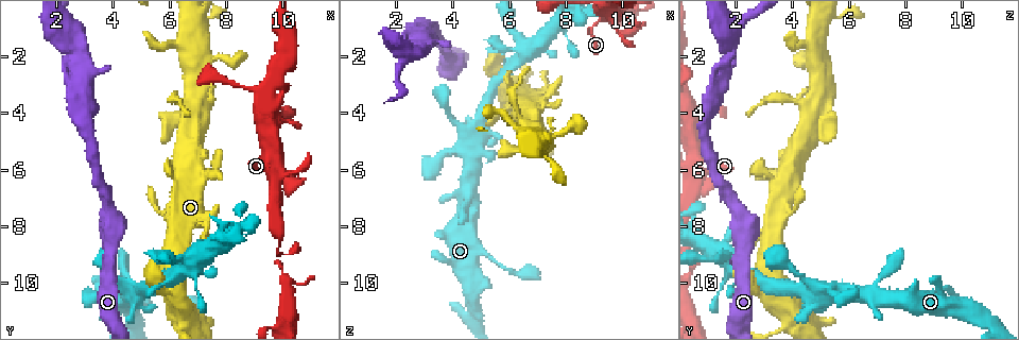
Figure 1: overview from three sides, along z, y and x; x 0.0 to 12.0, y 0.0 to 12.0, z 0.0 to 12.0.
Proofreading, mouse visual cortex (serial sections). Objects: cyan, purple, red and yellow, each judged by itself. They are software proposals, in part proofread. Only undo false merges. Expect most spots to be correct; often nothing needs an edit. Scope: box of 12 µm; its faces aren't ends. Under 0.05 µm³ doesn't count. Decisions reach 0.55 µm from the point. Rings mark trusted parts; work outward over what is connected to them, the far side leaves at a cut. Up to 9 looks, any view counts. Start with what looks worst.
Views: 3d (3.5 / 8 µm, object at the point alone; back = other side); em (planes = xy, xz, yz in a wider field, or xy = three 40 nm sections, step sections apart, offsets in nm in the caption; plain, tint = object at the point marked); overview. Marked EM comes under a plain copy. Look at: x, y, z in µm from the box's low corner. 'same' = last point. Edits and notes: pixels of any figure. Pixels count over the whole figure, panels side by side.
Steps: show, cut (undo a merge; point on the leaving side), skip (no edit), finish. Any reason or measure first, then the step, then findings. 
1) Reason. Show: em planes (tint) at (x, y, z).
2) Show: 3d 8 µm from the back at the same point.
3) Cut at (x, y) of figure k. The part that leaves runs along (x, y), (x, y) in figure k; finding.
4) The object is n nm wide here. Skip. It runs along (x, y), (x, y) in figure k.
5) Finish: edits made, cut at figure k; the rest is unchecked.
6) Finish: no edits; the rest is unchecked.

Sharp bend. Show: 3d 8 µm at (6.6, 11.2, 3.9).

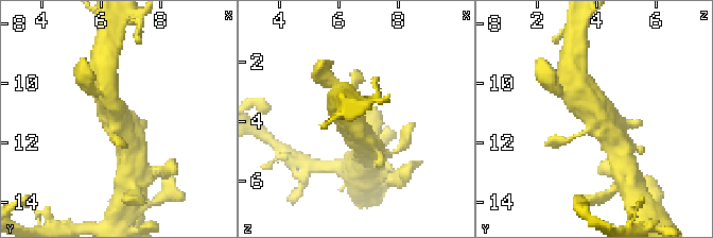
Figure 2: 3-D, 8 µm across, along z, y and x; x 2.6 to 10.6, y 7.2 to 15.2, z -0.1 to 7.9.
Show: 3d 3.5 µm at (6.5, 11.3, 3.9).

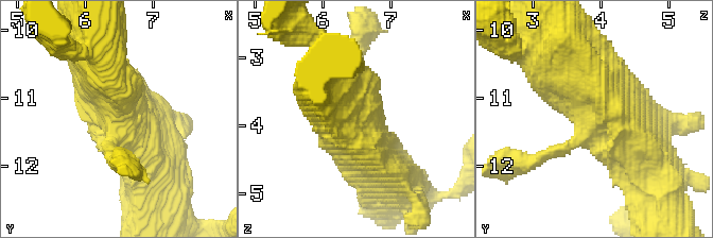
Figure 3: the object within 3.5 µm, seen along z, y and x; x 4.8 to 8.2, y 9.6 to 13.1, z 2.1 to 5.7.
Need the tissue. Show: em xy step 5 (tint) at (6.55, 11.25, 3.90).

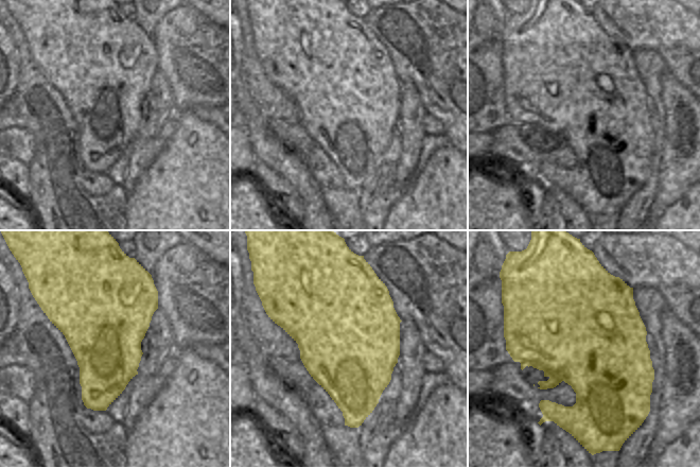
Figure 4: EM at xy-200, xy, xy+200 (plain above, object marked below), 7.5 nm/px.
The object is 800 nm wide here. Skip. It runs along (558, 60), (594, 119), (542, 155) in figure 3; one cell here.

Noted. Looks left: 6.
Sudden change in width. Show: 3d 3.5 µm at (6.5, 3.6, 4.3).

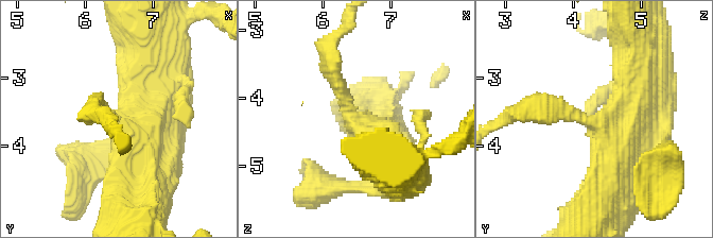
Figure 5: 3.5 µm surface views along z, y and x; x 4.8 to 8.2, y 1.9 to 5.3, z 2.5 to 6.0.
The arms are 250, 700 nm wide. Show: em planes (tint) at (6.45, 3.70, 4.30).

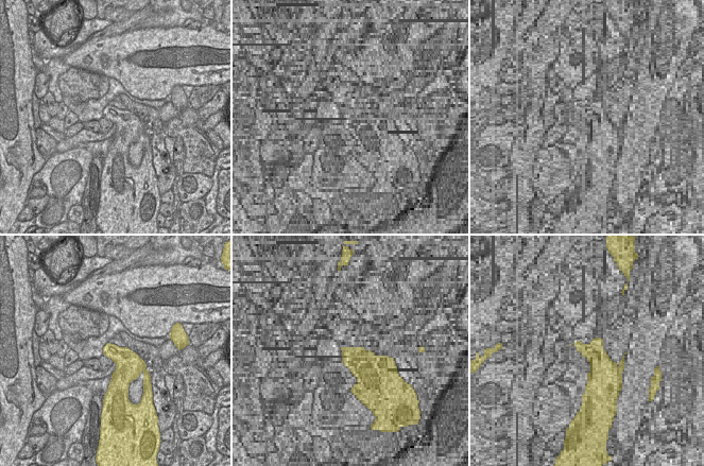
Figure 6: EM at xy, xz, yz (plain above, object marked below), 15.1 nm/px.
Skip. It runs along (626, 172), (602, 126), (534, 107) in figure 5; continuous, no second cell.

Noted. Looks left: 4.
Side arm on a straight run. Show: 3d 8 µm from the back at (4.5, 10.1, 6.9).

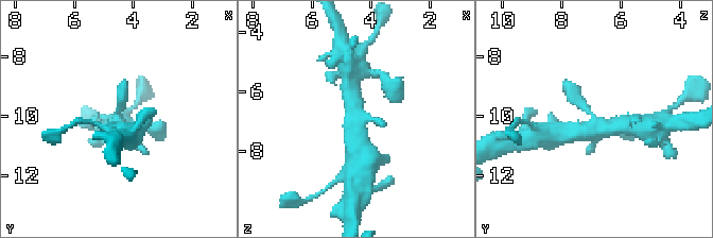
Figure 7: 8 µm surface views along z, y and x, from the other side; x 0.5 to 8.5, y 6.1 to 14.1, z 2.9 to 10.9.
Show: em xy step 2 (tint) at (4.5, 10.2, 6.9).

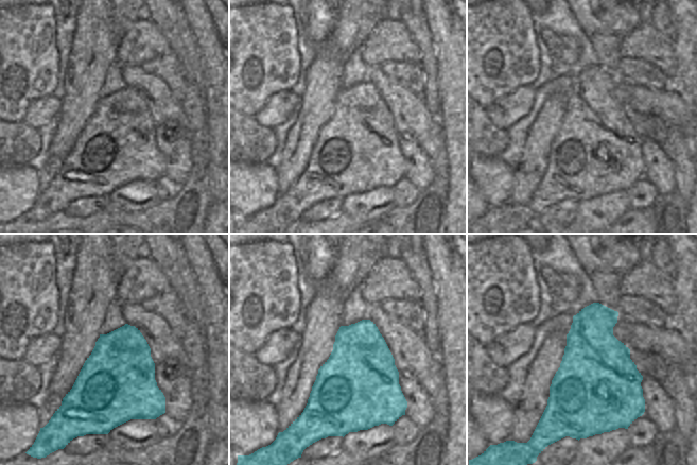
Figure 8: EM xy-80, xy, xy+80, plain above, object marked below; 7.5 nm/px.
Skip. It runs along (564, 134), (614, 129), (622, 123) in figure 7; all the same cell.

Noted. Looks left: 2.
Finish: no edits; the rest is unchecked.

